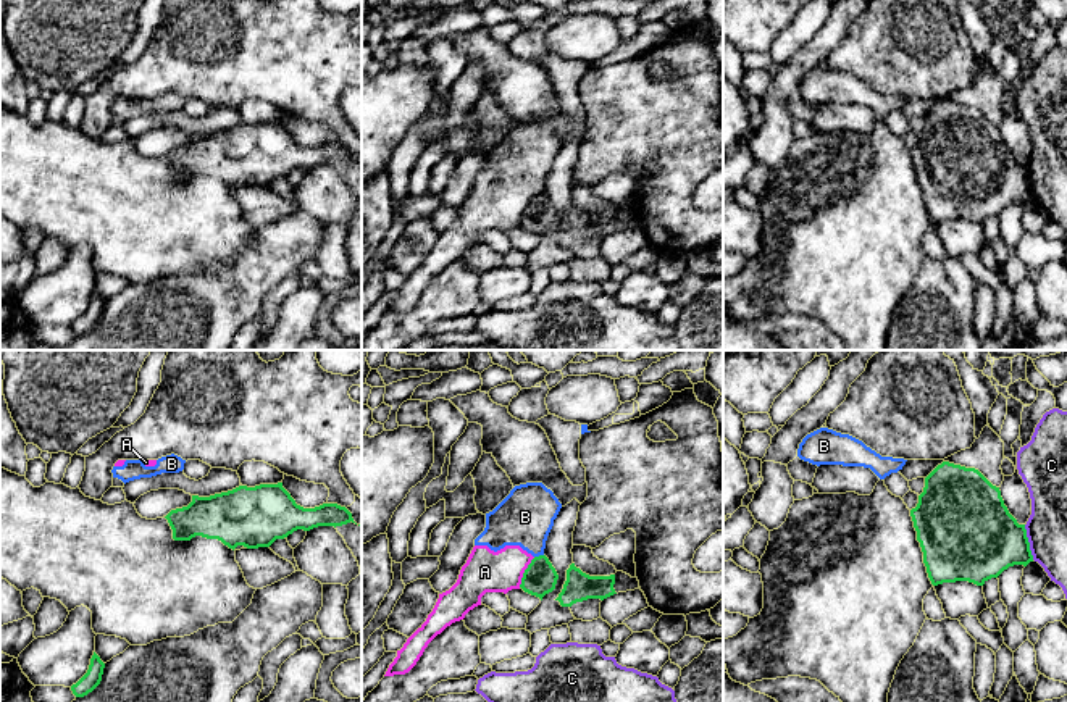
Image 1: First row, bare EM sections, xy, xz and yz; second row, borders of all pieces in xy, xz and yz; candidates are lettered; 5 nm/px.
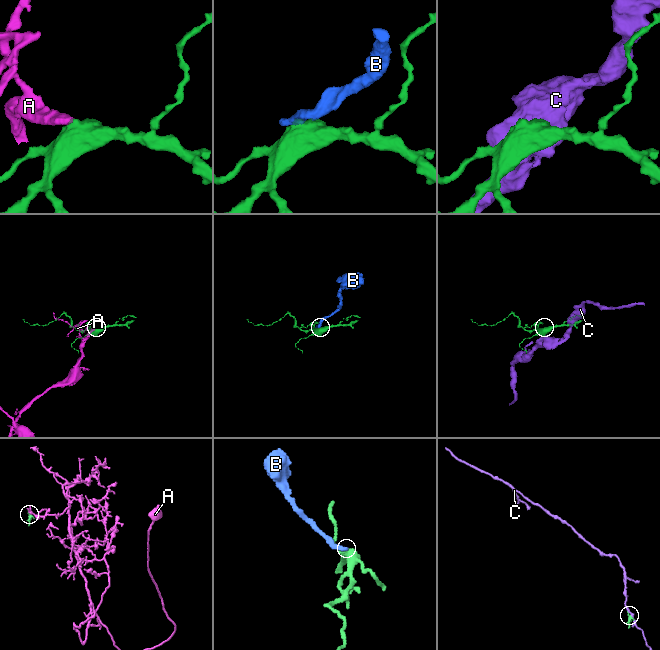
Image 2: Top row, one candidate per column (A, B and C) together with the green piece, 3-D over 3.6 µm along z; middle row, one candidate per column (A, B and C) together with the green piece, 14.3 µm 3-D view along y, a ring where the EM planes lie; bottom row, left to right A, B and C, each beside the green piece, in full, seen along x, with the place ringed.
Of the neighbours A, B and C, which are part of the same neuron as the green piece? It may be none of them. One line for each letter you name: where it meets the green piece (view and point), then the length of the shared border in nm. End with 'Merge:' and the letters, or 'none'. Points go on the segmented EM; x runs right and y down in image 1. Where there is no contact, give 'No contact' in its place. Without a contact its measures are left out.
Merge: none

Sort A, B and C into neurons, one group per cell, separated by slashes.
A B / C

